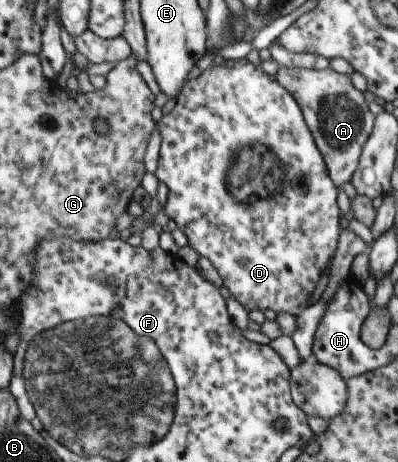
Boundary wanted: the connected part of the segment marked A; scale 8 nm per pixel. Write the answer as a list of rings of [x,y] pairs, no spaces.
[[[279,66],[274,78],[292,94],[302,109],[304,122],[314,136],[331,181],[336,186],[347,183],[356,170],[358,154],[374,122],[374,116],[370,114],[362,94],[350,84],[350,76],[340,76],[329,66],[317,71],[301,69],[299,66]]]

